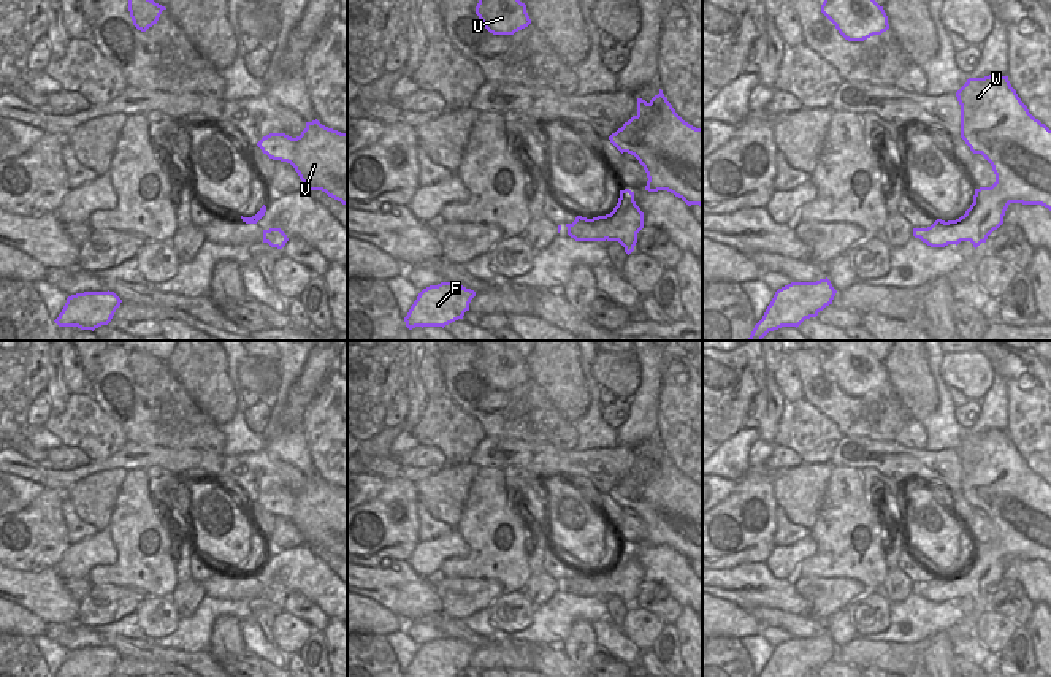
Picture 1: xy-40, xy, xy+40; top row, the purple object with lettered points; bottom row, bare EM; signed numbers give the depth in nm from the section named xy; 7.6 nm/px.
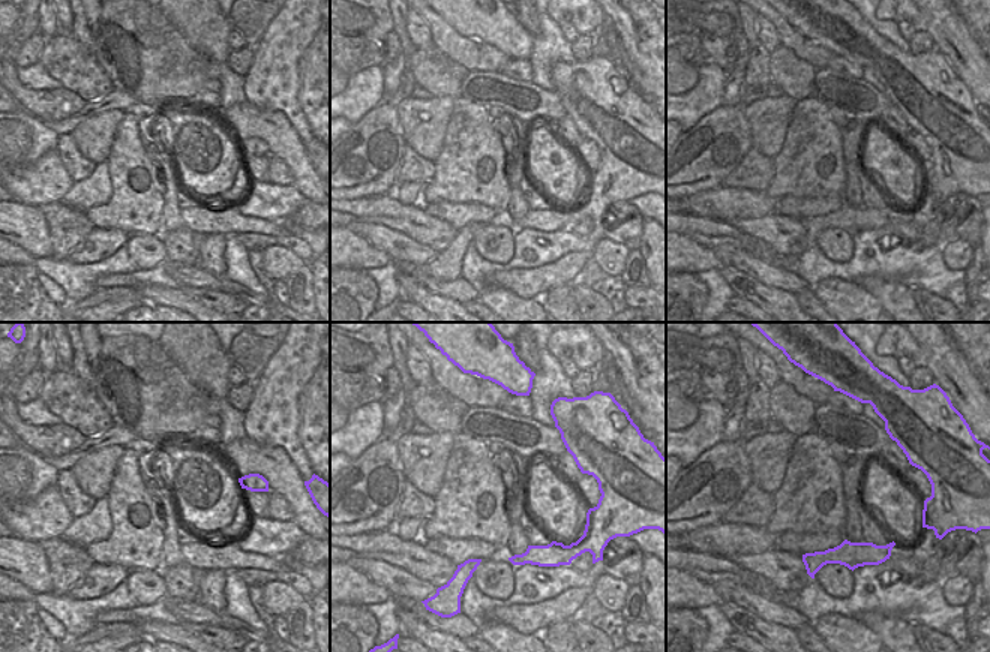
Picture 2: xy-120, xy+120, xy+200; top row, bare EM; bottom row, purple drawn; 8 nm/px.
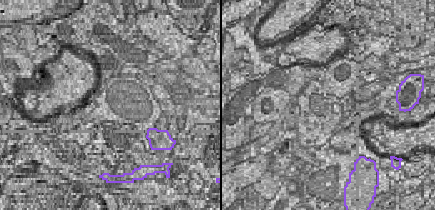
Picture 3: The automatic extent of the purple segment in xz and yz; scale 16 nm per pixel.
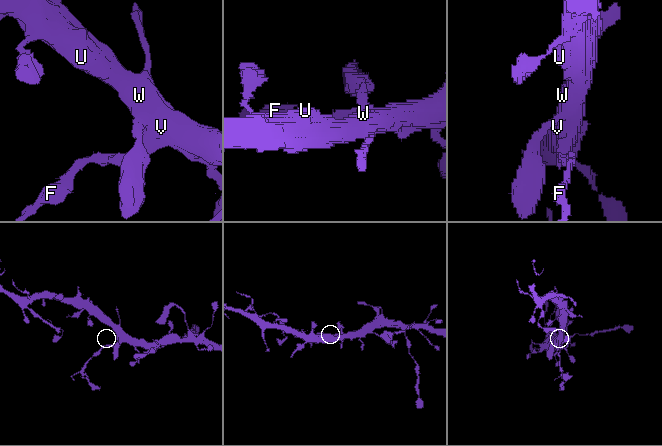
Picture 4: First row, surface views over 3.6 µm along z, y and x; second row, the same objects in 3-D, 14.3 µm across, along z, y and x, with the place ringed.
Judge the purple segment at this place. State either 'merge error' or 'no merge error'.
merge error

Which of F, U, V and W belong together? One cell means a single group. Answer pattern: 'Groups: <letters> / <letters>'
Groups: F / U V W.

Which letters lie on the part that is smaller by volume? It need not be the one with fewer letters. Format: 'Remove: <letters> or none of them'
Remove: F

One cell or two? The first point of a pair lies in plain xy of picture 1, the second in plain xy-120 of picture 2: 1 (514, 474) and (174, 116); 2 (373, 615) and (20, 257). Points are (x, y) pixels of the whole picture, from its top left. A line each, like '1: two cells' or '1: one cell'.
1: two cells
2: one cell

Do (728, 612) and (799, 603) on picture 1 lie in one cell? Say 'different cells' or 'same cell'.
different cells

